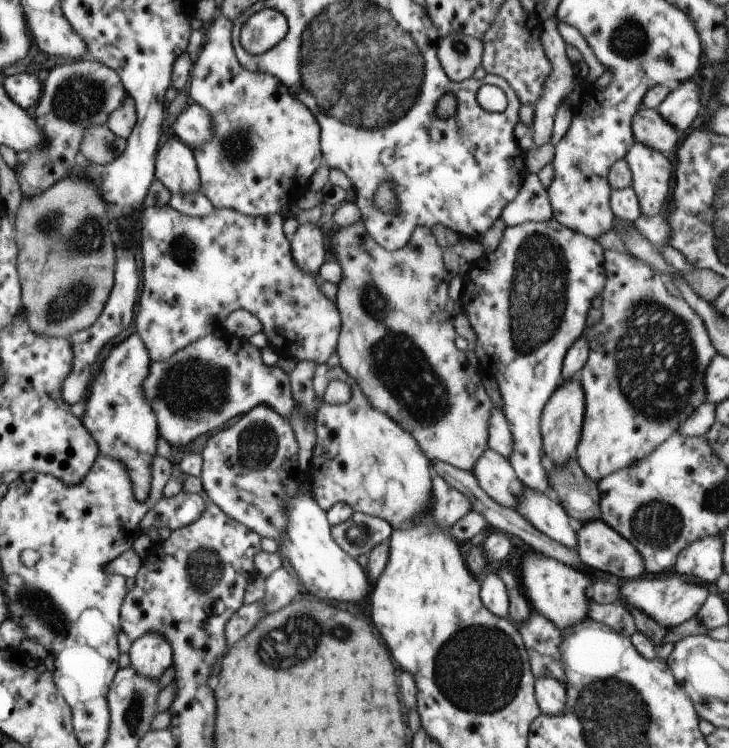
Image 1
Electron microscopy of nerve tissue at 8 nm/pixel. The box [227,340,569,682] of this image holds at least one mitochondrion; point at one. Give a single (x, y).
(280, 649)

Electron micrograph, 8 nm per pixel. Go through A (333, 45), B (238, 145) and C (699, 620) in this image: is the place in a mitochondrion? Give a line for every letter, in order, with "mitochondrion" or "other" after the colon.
A: mitochondrion
B: mitochondrion
C: other

